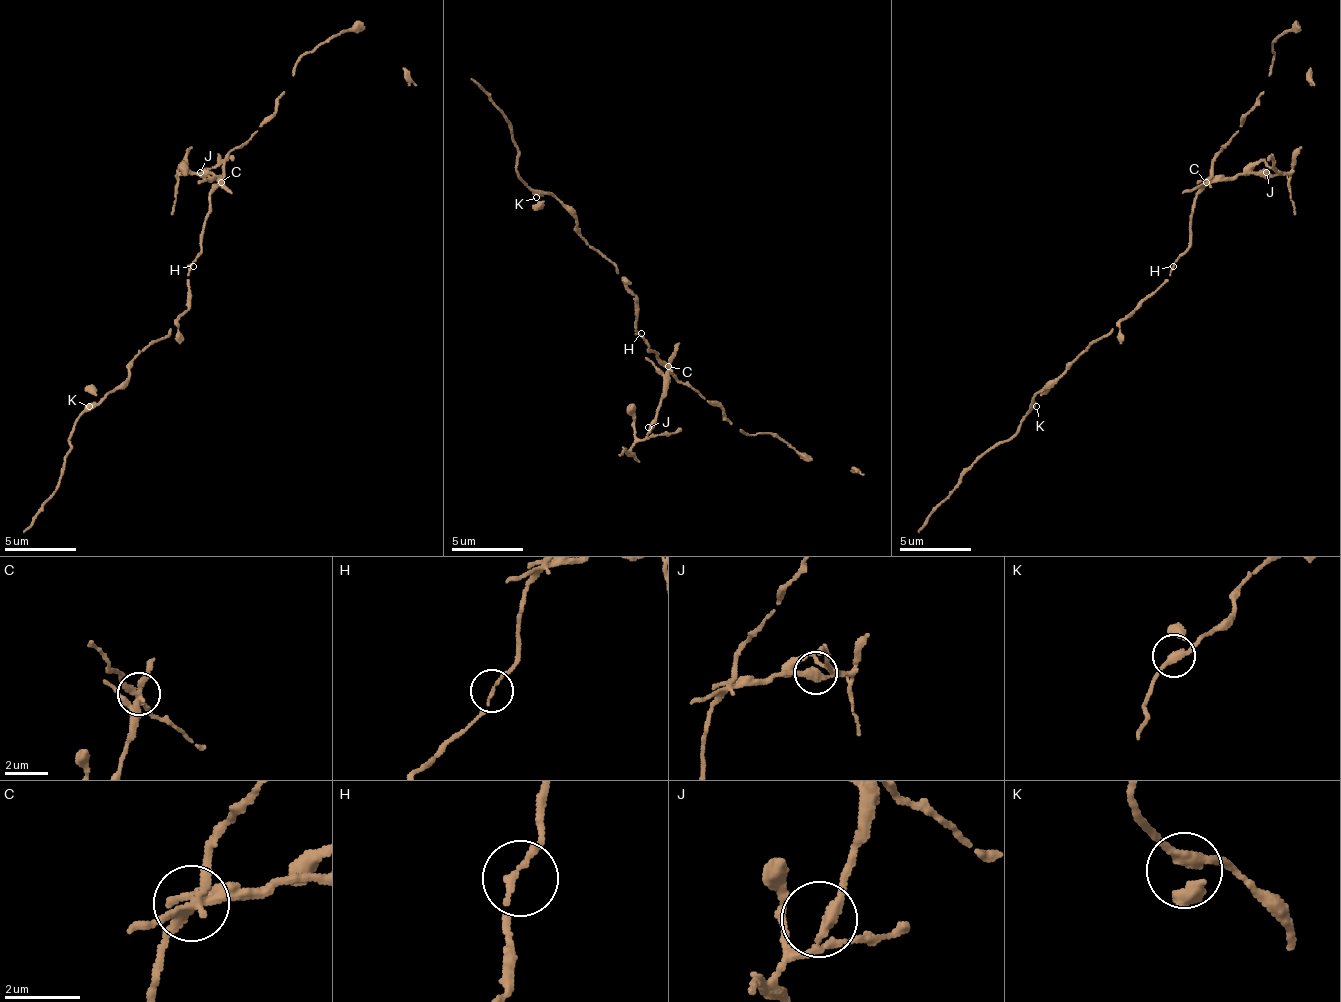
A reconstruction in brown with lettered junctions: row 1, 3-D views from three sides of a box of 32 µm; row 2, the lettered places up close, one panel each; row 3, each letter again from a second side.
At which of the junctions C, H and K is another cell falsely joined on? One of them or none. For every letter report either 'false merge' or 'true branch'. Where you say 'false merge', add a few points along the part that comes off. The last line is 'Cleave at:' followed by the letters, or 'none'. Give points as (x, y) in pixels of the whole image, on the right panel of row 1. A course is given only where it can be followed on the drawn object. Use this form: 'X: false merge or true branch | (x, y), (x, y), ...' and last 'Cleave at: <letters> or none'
C: false merge | (1205, 183), (1266, 172), (1288, 176), (1295, 215)
H: true branch
K: true branch
Cleave at: C

